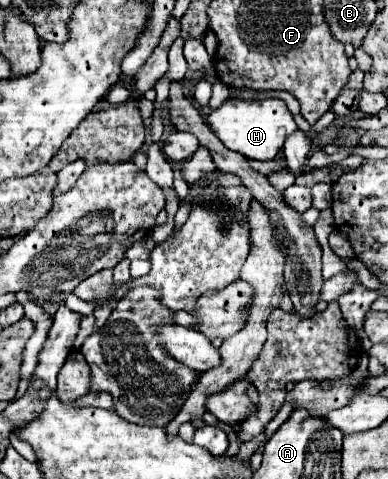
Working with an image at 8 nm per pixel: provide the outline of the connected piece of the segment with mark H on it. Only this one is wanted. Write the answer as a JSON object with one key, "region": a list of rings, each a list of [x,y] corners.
{"region":[[[268,98],[262,102],[224,102],[218,110],[208,112],[208,124],[224,146],[244,154],[250,160],[274,160],[284,146],[284,138],[298,130],[284,100]]]}

